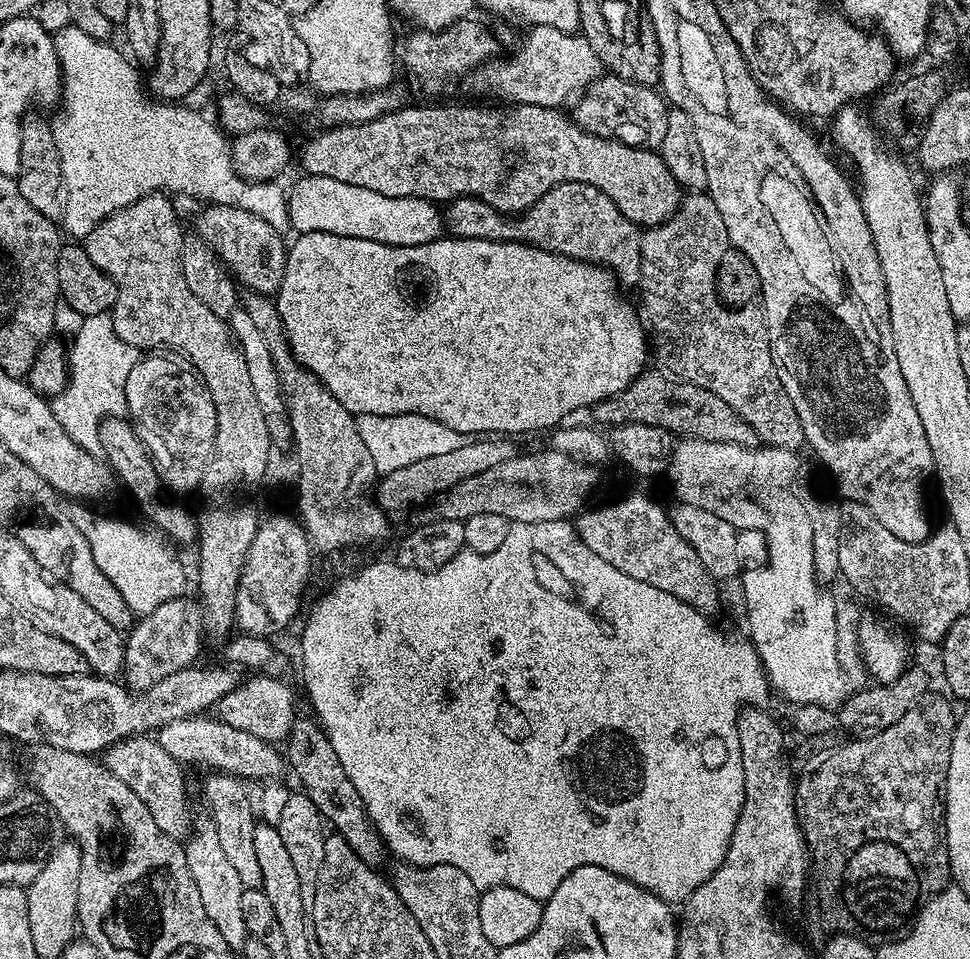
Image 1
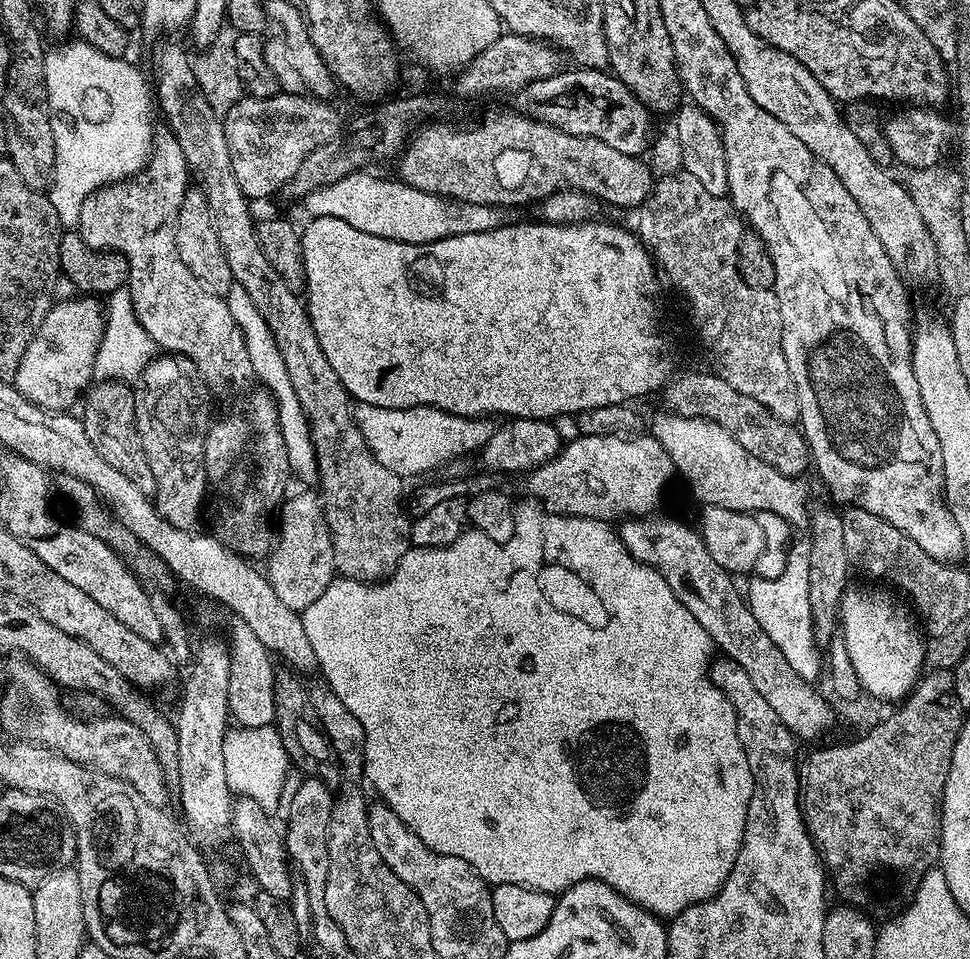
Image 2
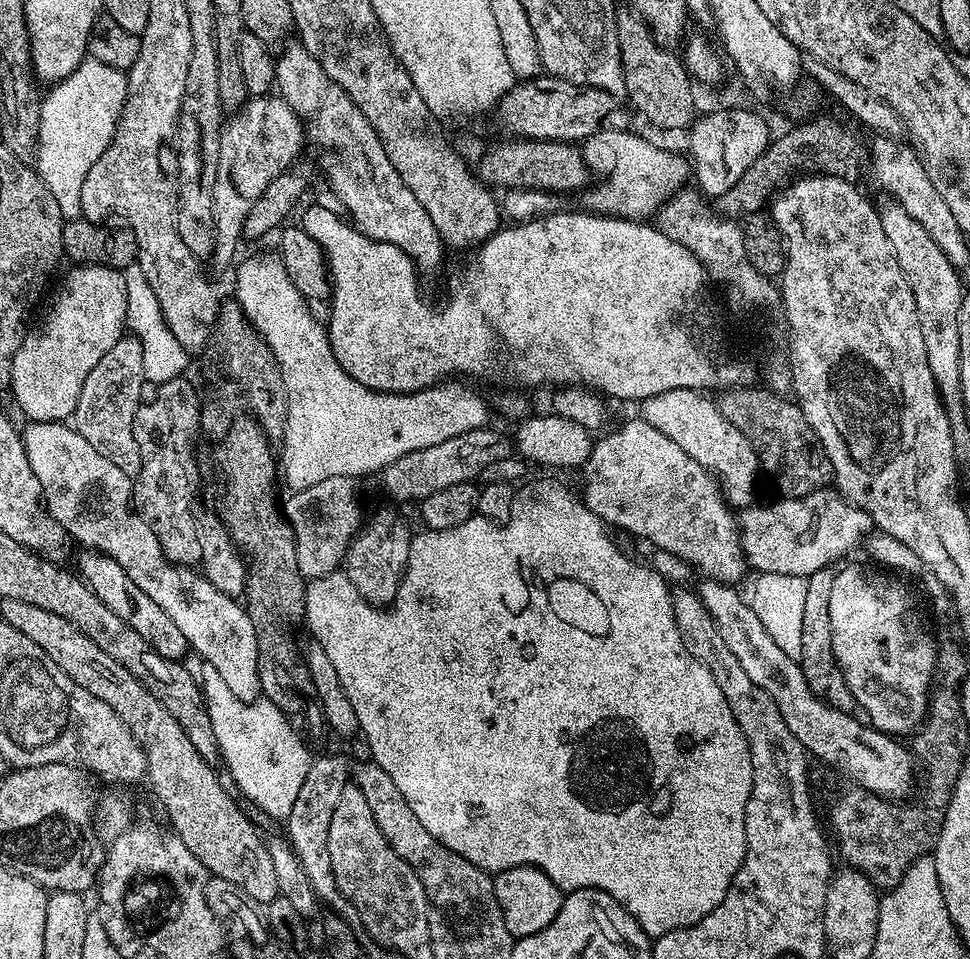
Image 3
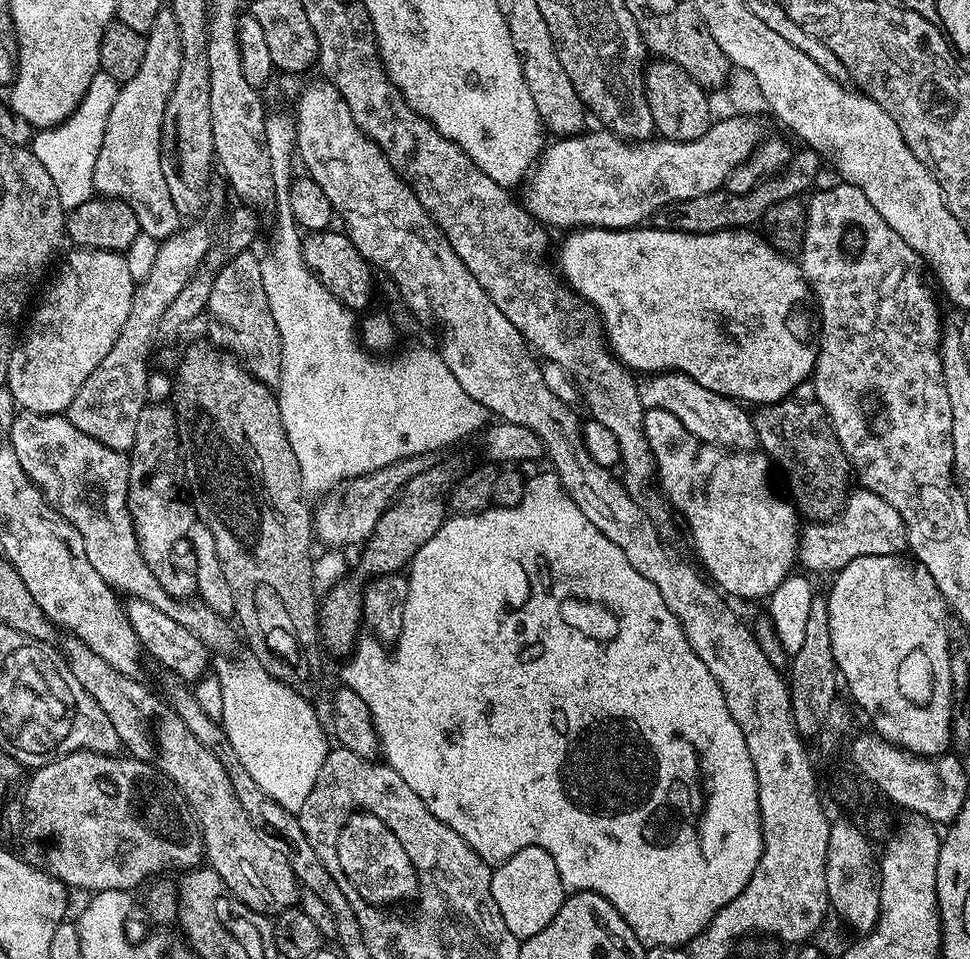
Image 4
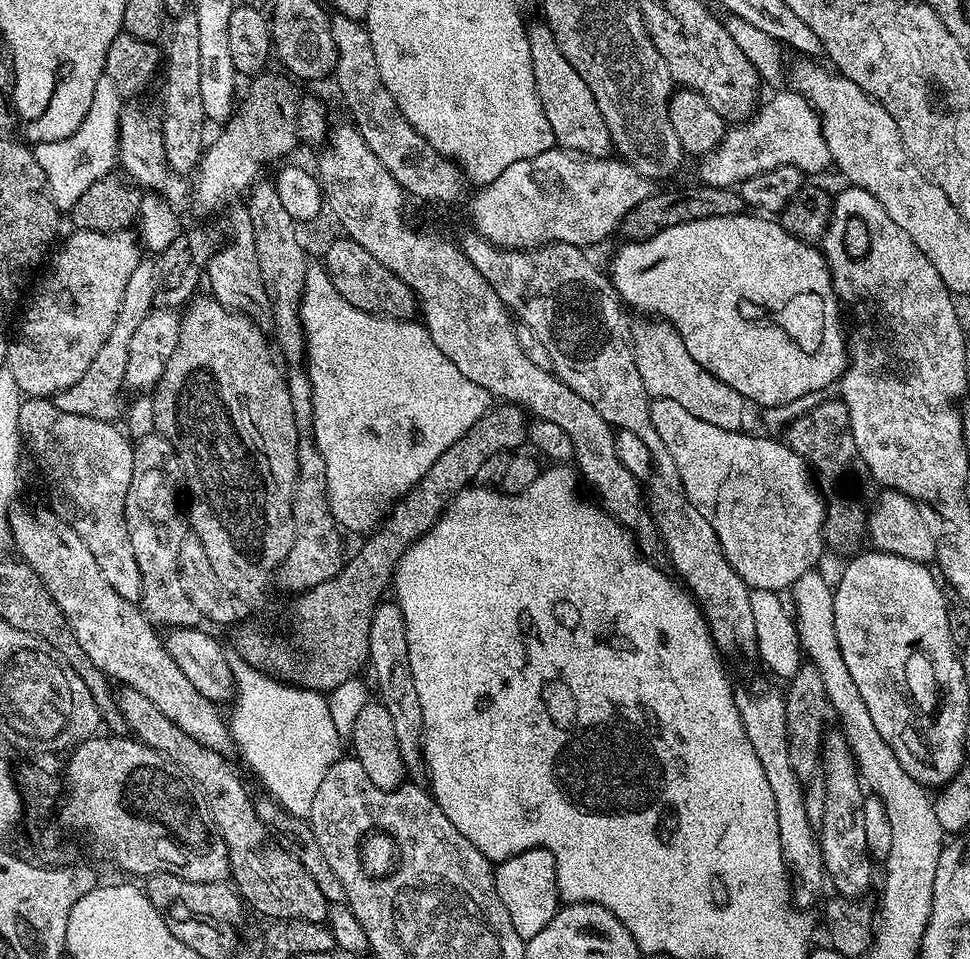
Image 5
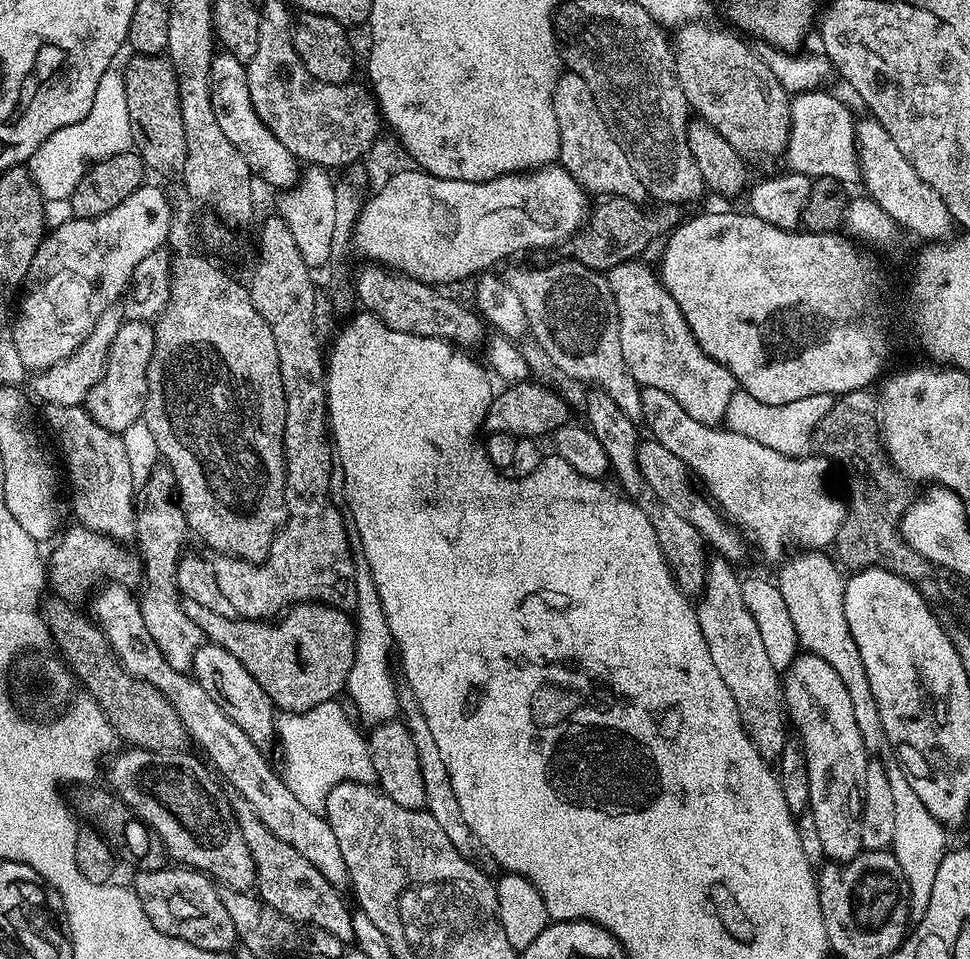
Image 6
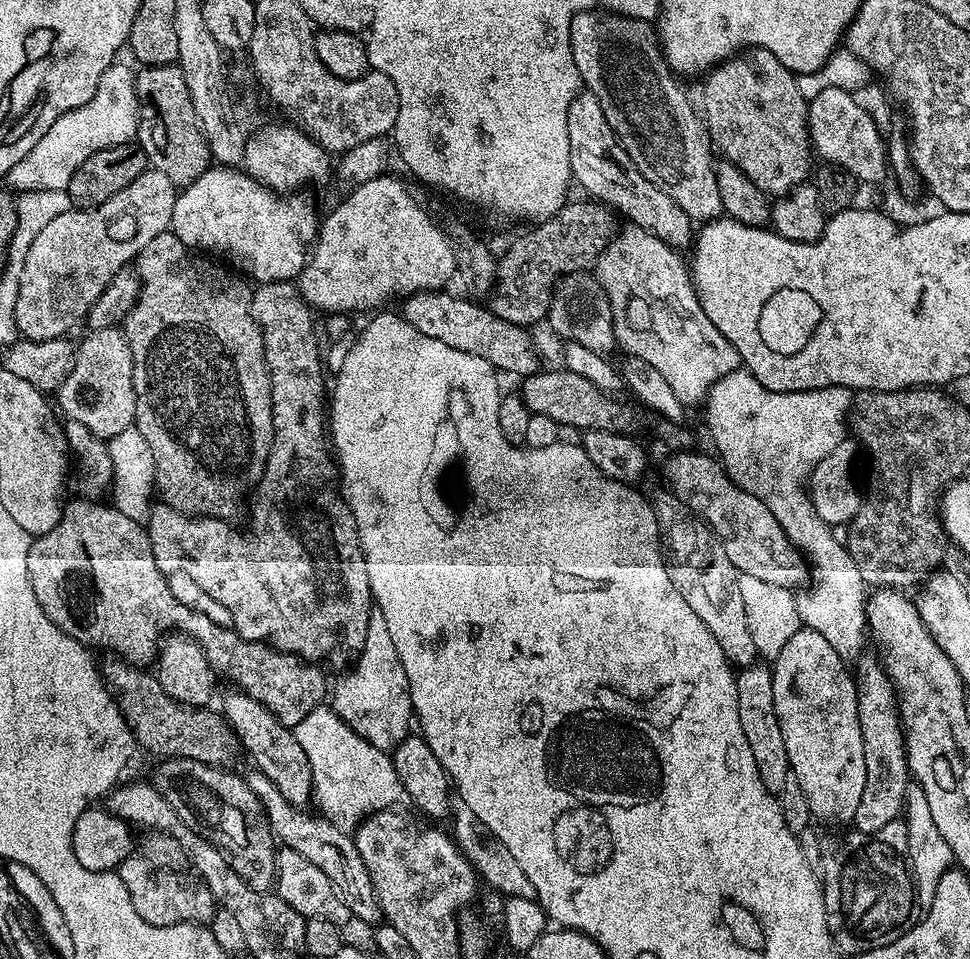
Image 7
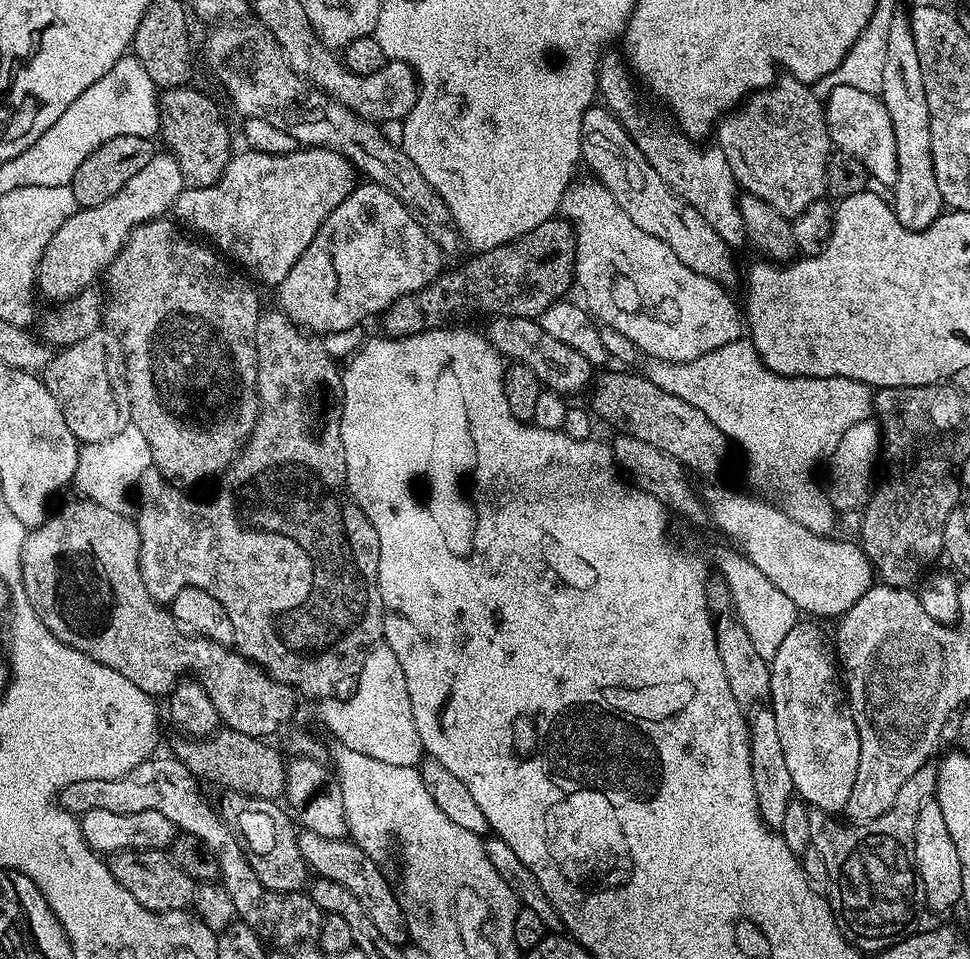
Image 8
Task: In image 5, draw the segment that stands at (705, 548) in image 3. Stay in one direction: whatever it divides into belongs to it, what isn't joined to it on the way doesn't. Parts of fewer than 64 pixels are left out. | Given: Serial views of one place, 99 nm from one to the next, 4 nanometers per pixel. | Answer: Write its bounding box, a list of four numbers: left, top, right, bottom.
[650,398,826,593]

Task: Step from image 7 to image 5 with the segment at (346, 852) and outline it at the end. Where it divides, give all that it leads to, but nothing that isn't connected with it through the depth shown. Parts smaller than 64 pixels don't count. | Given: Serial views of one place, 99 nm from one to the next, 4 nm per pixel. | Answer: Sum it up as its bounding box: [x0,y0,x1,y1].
[8,507,234,753]

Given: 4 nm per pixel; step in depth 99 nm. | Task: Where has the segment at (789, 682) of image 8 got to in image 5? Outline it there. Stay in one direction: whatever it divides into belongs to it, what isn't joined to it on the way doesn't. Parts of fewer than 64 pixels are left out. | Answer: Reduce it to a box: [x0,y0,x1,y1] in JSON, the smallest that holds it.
[818,734,873,900]

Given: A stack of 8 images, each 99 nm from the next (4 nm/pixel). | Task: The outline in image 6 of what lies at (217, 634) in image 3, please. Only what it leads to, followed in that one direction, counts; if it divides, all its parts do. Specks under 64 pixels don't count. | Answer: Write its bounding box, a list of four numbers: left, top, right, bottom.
[42,404,138,541]

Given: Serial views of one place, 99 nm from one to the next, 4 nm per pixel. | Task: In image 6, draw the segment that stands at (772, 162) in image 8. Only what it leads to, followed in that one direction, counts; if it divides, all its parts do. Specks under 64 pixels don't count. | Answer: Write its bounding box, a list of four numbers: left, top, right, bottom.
[670,22,792,156]

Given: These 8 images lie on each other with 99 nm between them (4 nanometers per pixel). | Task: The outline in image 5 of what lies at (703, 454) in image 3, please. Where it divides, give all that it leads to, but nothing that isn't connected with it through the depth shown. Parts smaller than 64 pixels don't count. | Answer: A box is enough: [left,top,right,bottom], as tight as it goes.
[632,318,746,429]

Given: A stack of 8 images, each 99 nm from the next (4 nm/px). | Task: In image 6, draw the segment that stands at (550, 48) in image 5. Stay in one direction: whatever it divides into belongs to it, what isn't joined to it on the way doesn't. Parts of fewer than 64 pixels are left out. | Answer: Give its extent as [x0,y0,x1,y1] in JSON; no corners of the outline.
[554,71,649,202]

